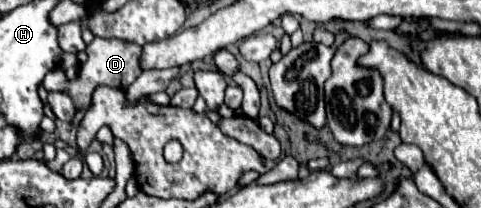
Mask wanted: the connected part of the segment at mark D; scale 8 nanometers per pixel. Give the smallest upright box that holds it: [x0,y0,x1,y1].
[45,37,142,111]

